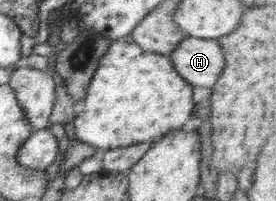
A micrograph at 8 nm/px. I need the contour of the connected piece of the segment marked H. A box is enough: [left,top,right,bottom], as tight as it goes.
[169,35,225,88]

